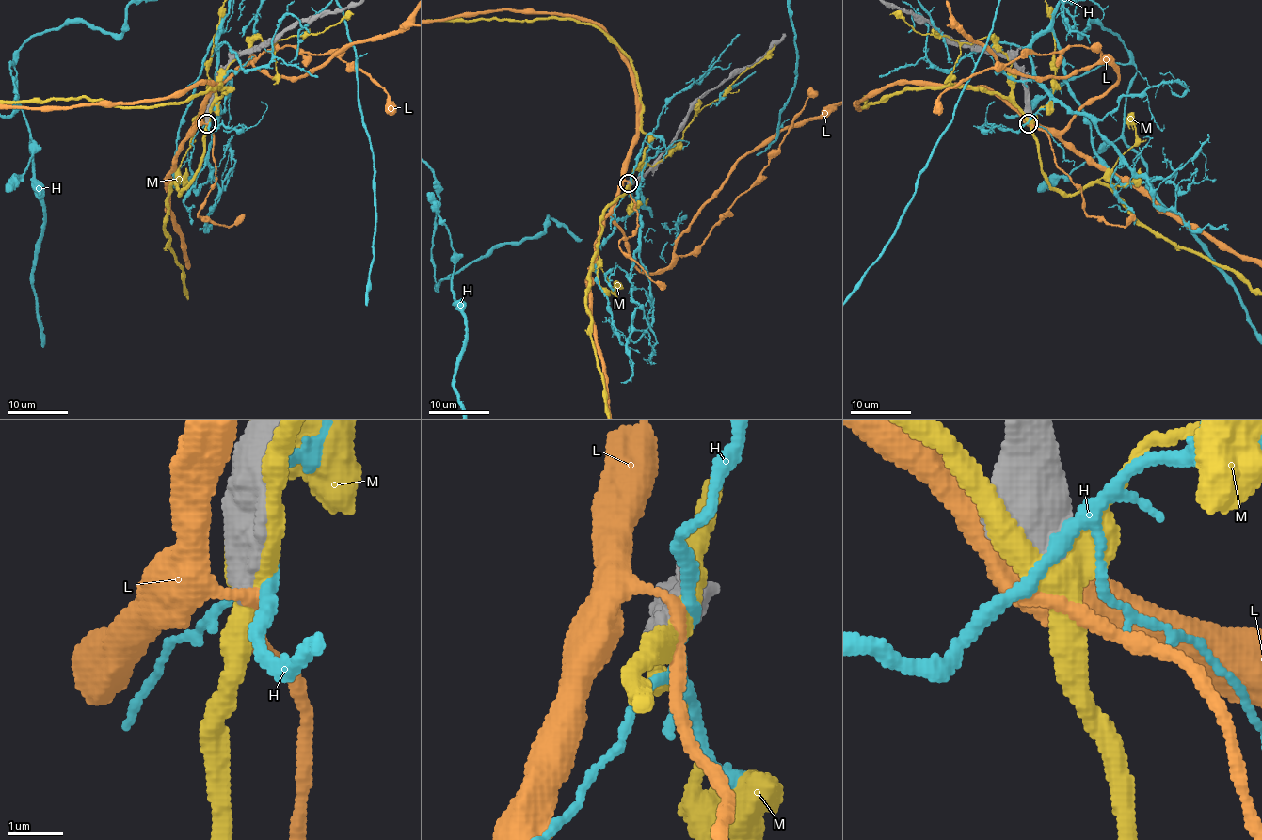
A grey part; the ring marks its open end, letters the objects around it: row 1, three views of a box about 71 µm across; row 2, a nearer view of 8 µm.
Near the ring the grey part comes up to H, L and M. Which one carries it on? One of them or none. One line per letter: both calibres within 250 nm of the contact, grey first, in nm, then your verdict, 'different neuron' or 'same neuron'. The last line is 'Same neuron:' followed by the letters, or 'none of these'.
H: calibres 850 and 200 nm; different neuron
L: calibres 500 and 220 nm; different neuron
M: calibres 850 and 400 nm; different neuron
Same neuron: none of these

